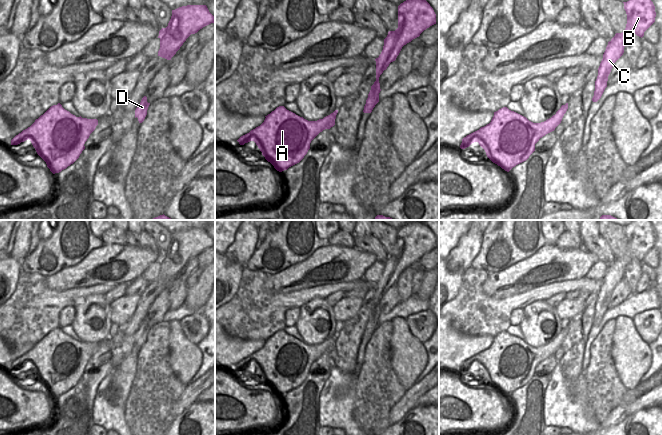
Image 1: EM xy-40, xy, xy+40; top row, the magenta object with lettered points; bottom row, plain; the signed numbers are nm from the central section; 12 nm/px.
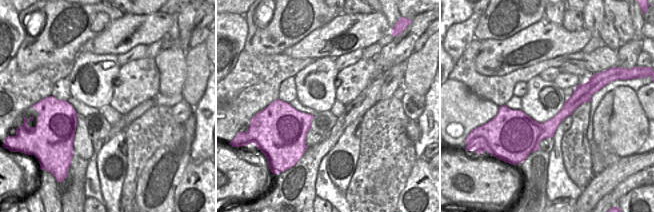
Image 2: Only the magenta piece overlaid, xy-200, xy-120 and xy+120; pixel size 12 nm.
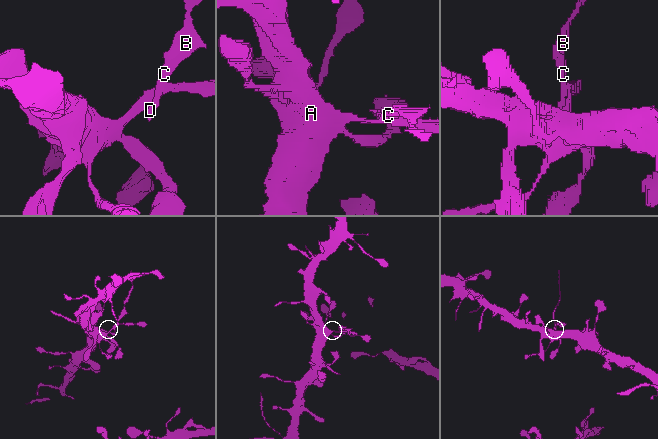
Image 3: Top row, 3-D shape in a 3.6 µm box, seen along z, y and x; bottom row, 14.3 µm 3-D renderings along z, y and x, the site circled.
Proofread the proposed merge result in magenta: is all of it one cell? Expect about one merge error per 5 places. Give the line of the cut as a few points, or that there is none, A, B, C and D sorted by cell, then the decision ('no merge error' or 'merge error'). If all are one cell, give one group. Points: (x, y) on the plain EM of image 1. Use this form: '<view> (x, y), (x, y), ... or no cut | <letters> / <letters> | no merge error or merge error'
xy+40 (607, 301), (600, 305), (597, 303) | A D / B C | merge error

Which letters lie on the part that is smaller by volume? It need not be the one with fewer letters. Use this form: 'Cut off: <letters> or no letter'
Cut off: B, C

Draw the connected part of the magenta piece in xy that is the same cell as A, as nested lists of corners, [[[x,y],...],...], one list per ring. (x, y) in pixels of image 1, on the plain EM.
[[[279,330],[265,340],[260,350],[237,365],[240,369],[254,365],[265,383],[282,396],[304,382],[311,365],[320,356],[335,349],[337,337],[338,334],[335,334],[323,343],[308,345]]]

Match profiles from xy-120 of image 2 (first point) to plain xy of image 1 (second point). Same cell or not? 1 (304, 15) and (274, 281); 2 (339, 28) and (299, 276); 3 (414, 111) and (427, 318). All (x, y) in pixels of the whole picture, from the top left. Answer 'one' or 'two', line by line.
1: two
2: one
3: one

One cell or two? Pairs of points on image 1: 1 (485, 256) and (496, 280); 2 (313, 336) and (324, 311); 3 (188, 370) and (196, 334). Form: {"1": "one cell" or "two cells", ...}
{"1": "two cells", "2": "one cell", "3": "two cells"}

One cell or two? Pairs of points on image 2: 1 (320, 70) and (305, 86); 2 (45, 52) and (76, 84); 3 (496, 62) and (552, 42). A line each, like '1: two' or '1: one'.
1: one
2: two
3: one

